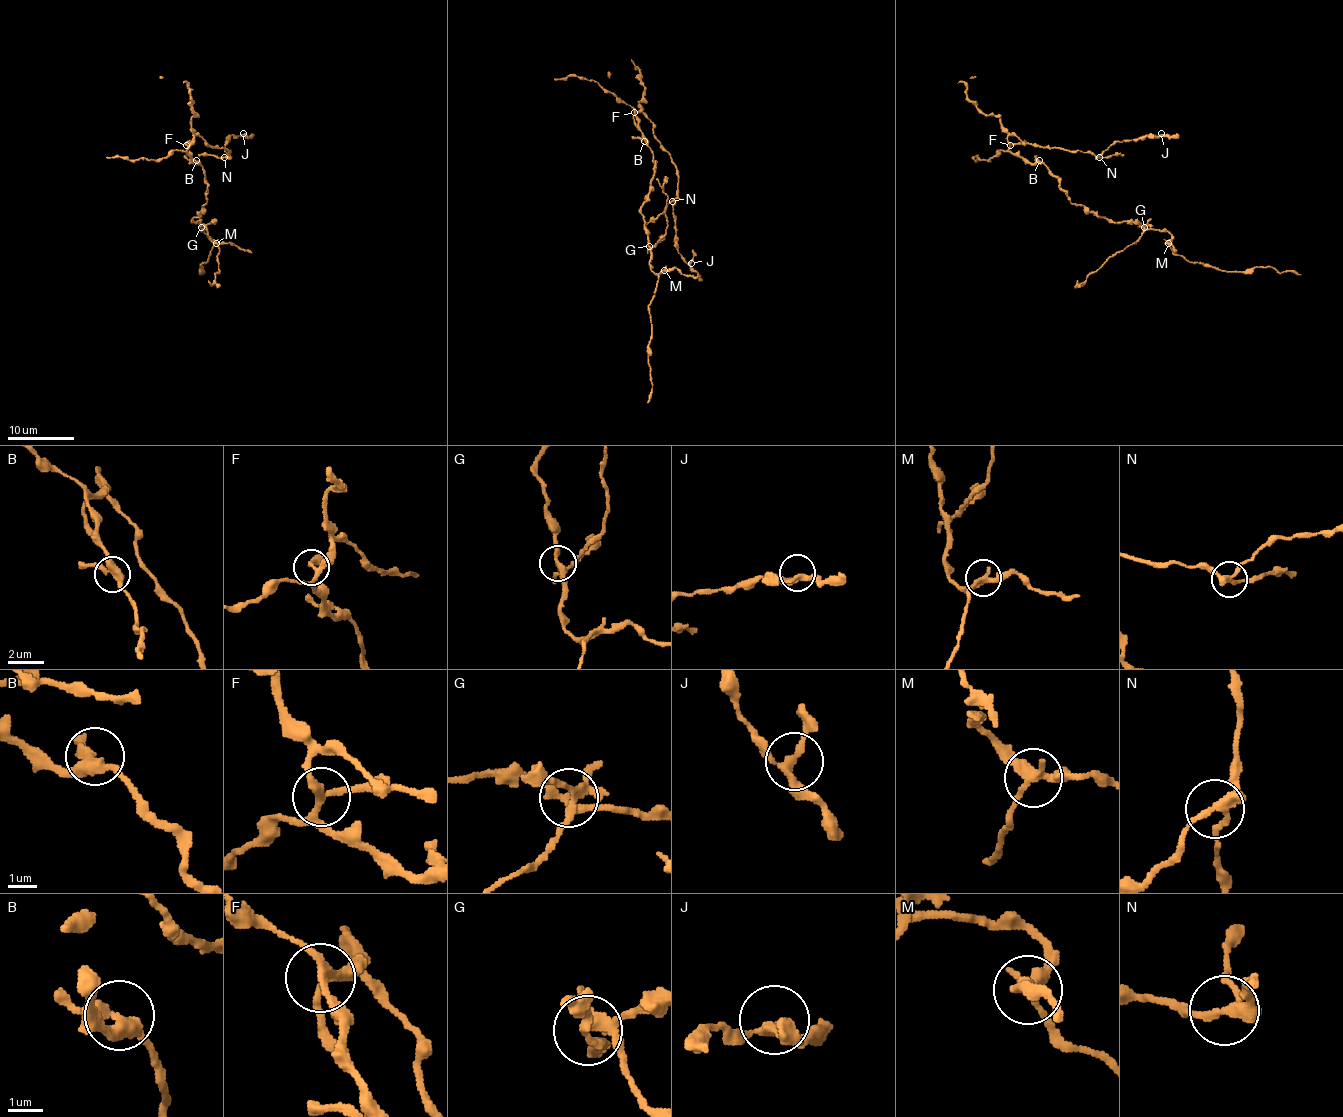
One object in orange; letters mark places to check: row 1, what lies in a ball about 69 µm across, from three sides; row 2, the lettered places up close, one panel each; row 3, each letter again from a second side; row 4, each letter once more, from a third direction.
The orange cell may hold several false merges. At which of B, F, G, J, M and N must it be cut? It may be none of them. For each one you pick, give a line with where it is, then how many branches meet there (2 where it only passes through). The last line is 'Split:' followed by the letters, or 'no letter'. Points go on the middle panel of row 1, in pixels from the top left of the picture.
G: Place: (649, 246). Branches: 5
M: Place: (664, 270). Branches: 3
Split: G, M

